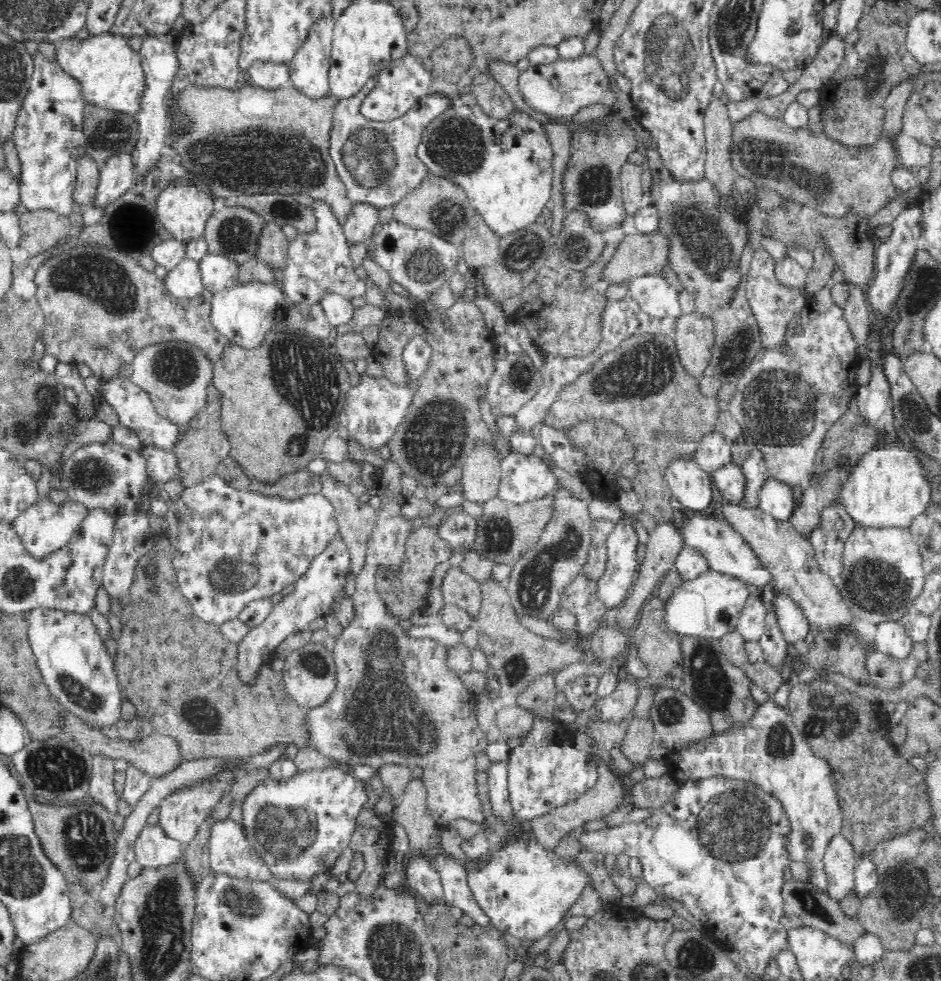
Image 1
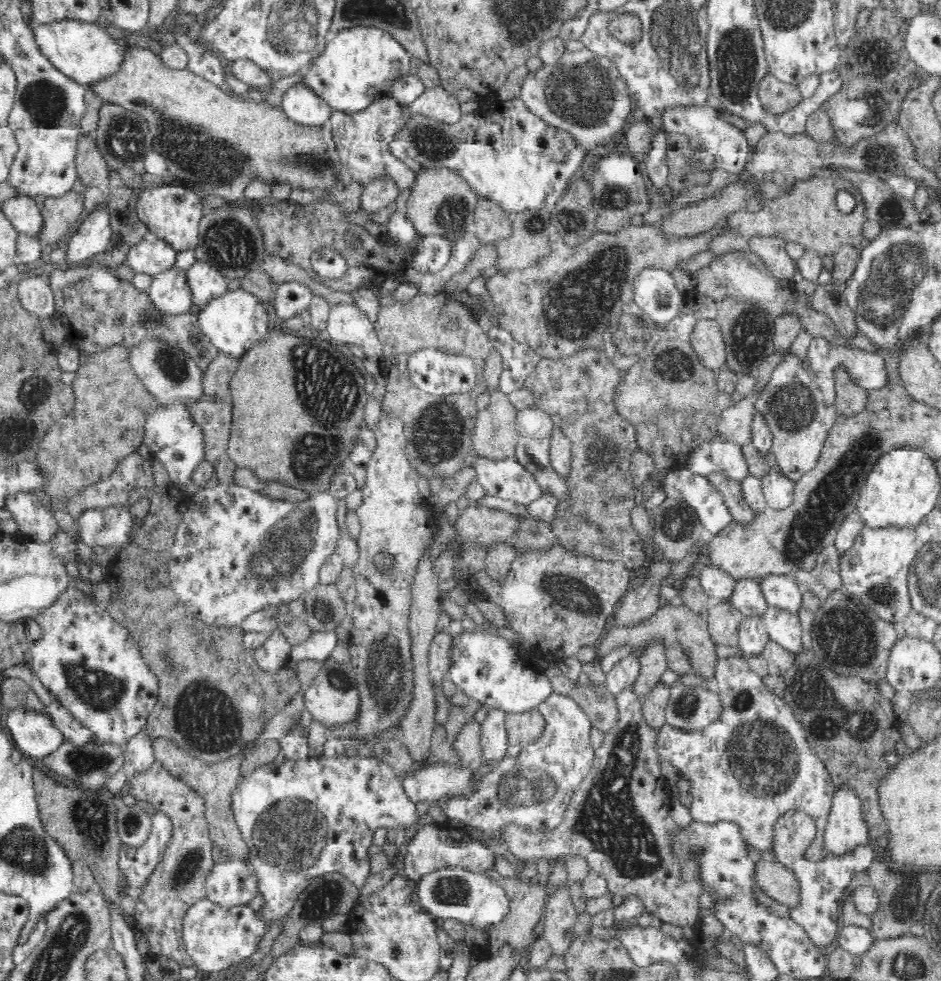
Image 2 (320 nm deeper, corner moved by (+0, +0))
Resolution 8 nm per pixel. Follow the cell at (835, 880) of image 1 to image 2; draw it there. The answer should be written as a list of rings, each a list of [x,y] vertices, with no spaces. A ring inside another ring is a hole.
[[[842,786],[834,794],[824,844],[832,856],[838,857],[852,852],[857,846],[870,844],[860,800],[847,786]]]

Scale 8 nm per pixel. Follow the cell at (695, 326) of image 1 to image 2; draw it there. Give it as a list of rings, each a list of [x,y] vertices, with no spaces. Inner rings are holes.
[[[700,322],[694,326],[690,344],[697,356],[702,358],[701,364],[712,370],[719,369],[725,364],[724,338],[718,334],[716,322]]]

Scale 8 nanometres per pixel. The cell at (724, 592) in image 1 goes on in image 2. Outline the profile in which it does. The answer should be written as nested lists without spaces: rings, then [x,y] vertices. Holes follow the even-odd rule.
[[[752,578],[736,581],[728,600],[722,602],[736,607],[744,618],[762,617],[769,605],[760,591],[758,580]]]

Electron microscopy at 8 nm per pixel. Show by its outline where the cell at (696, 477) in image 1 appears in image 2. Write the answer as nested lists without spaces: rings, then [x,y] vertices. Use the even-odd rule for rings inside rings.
[[[679,468],[666,476],[663,488],[668,497],[692,507],[703,529],[713,535],[732,523],[723,496],[707,476]]]

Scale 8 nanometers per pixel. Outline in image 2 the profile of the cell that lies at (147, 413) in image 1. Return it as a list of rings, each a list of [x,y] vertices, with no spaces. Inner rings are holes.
[[[183,404],[160,405],[147,414],[143,423],[143,442],[152,456],[166,468],[170,483],[181,486],[190,482],[190,475],[198,462],[203,460],[203,440],[200,427],[192,422],[192,416]]]

